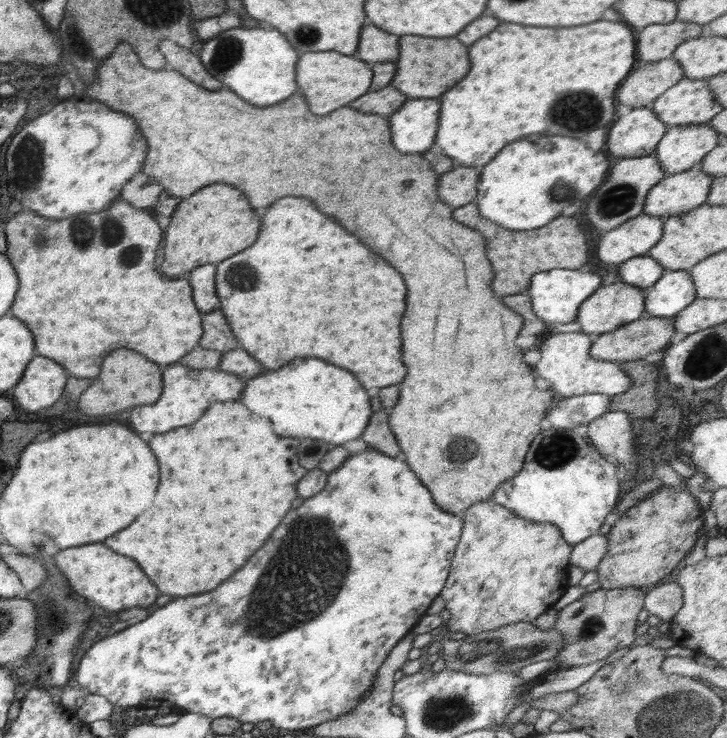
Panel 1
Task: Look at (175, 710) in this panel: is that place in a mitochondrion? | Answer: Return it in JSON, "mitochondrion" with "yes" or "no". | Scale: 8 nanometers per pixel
{"mitochondrion":"no"}

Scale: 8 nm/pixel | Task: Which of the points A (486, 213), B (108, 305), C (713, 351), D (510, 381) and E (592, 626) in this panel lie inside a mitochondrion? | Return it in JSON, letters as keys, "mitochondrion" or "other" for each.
{"A":"other","B":"other","C":"mitochondrion","D":"other","E":"mitochondrion"}

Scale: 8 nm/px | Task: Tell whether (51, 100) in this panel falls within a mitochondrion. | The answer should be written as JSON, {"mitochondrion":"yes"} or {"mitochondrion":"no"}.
{"mitochondrion":"no"}

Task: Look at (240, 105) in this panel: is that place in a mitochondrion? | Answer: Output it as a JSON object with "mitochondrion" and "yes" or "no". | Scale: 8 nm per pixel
{"mitochondrion":"no"}

